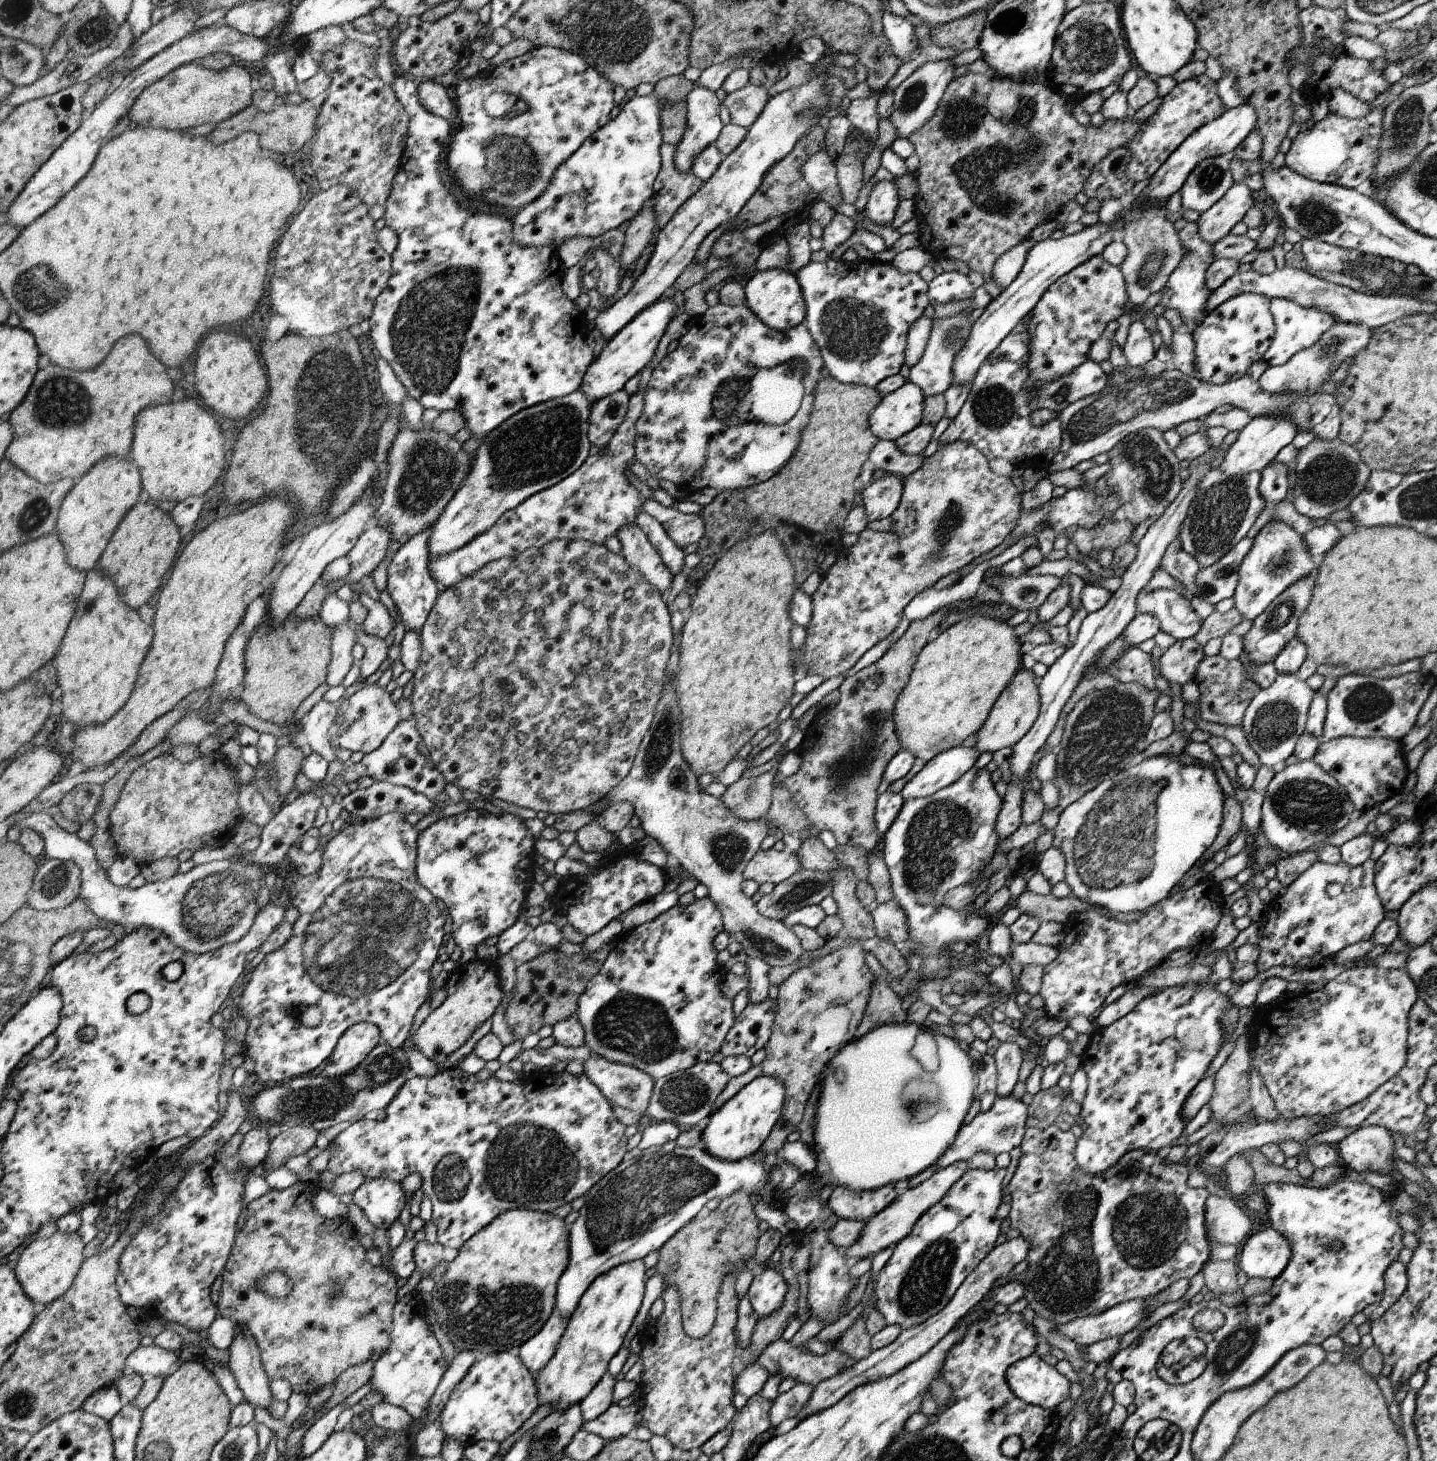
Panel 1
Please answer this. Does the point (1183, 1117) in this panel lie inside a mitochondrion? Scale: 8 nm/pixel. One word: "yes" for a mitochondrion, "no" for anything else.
no

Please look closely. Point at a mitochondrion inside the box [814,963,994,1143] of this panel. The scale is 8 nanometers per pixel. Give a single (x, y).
(922, 1101)

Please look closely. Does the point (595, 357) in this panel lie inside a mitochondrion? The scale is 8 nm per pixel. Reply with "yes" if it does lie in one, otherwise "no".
no

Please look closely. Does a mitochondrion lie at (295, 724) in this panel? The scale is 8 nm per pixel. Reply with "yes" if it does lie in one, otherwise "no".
no

